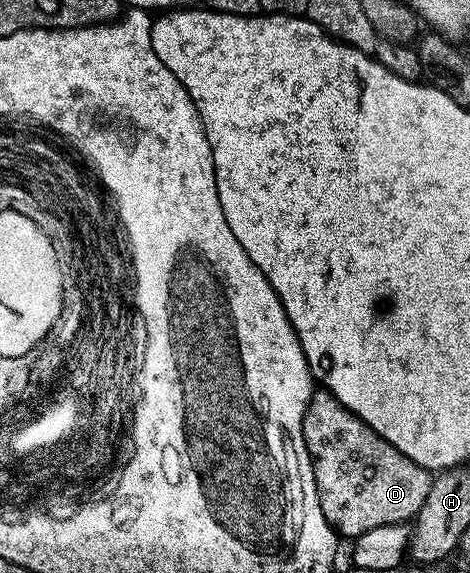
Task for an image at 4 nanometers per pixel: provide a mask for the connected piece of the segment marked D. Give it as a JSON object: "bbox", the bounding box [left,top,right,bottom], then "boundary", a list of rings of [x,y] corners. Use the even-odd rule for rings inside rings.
{"bbox":[303,387,432,539],"boundary":[[[322,387],[312,392],[311,402],[303,420],[303,434],[311,456],[313,479],[321,511],[340,538],[354,539],[377,527],[401,525],[410,522],[419,514],[426,497],[429,496],[432,470],[413,463],[409,455],[401,455],[395,442],[381,439],[377,431],[373,431],[361,417],[353,415],[333,394]]]}

